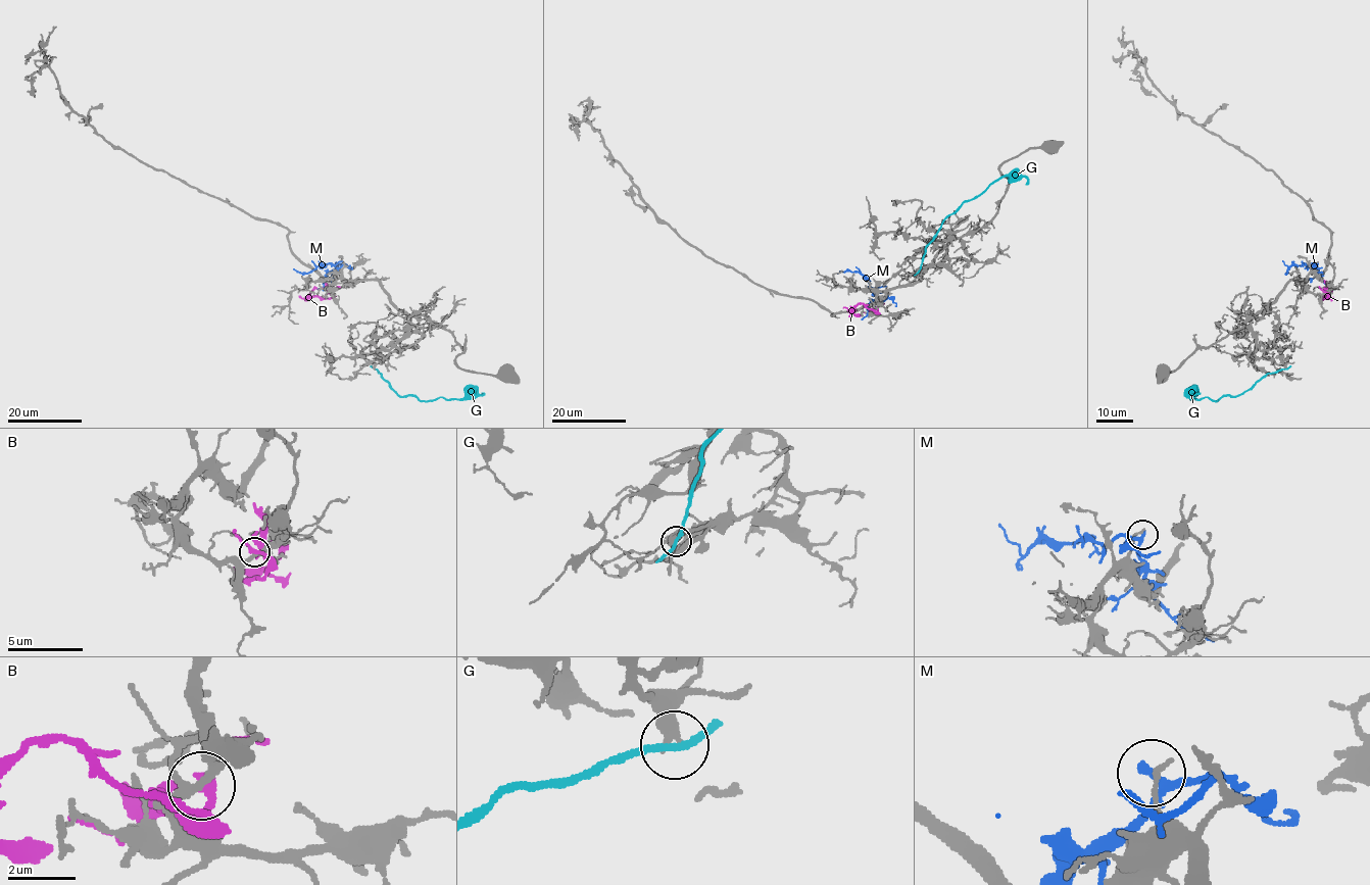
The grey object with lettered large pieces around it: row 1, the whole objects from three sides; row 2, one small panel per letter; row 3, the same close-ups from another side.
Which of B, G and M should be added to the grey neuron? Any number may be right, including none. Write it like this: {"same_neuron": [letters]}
{"same_neuron": []}

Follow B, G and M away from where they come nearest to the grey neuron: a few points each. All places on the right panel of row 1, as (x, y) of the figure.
B: (1324, 292), (1327, 294), (1325, 298), (1319, 296), (1327, 295), (1332, 286)
G: (1286, 369), (1263, 376), (1236, 396), (1223, 395), (1218, 400), (1208, 397), (1191, 399), (1200, 392)
M: (1317, 263), (1308, 267), (1306, 263), (1292, 264), (1289, 268)

